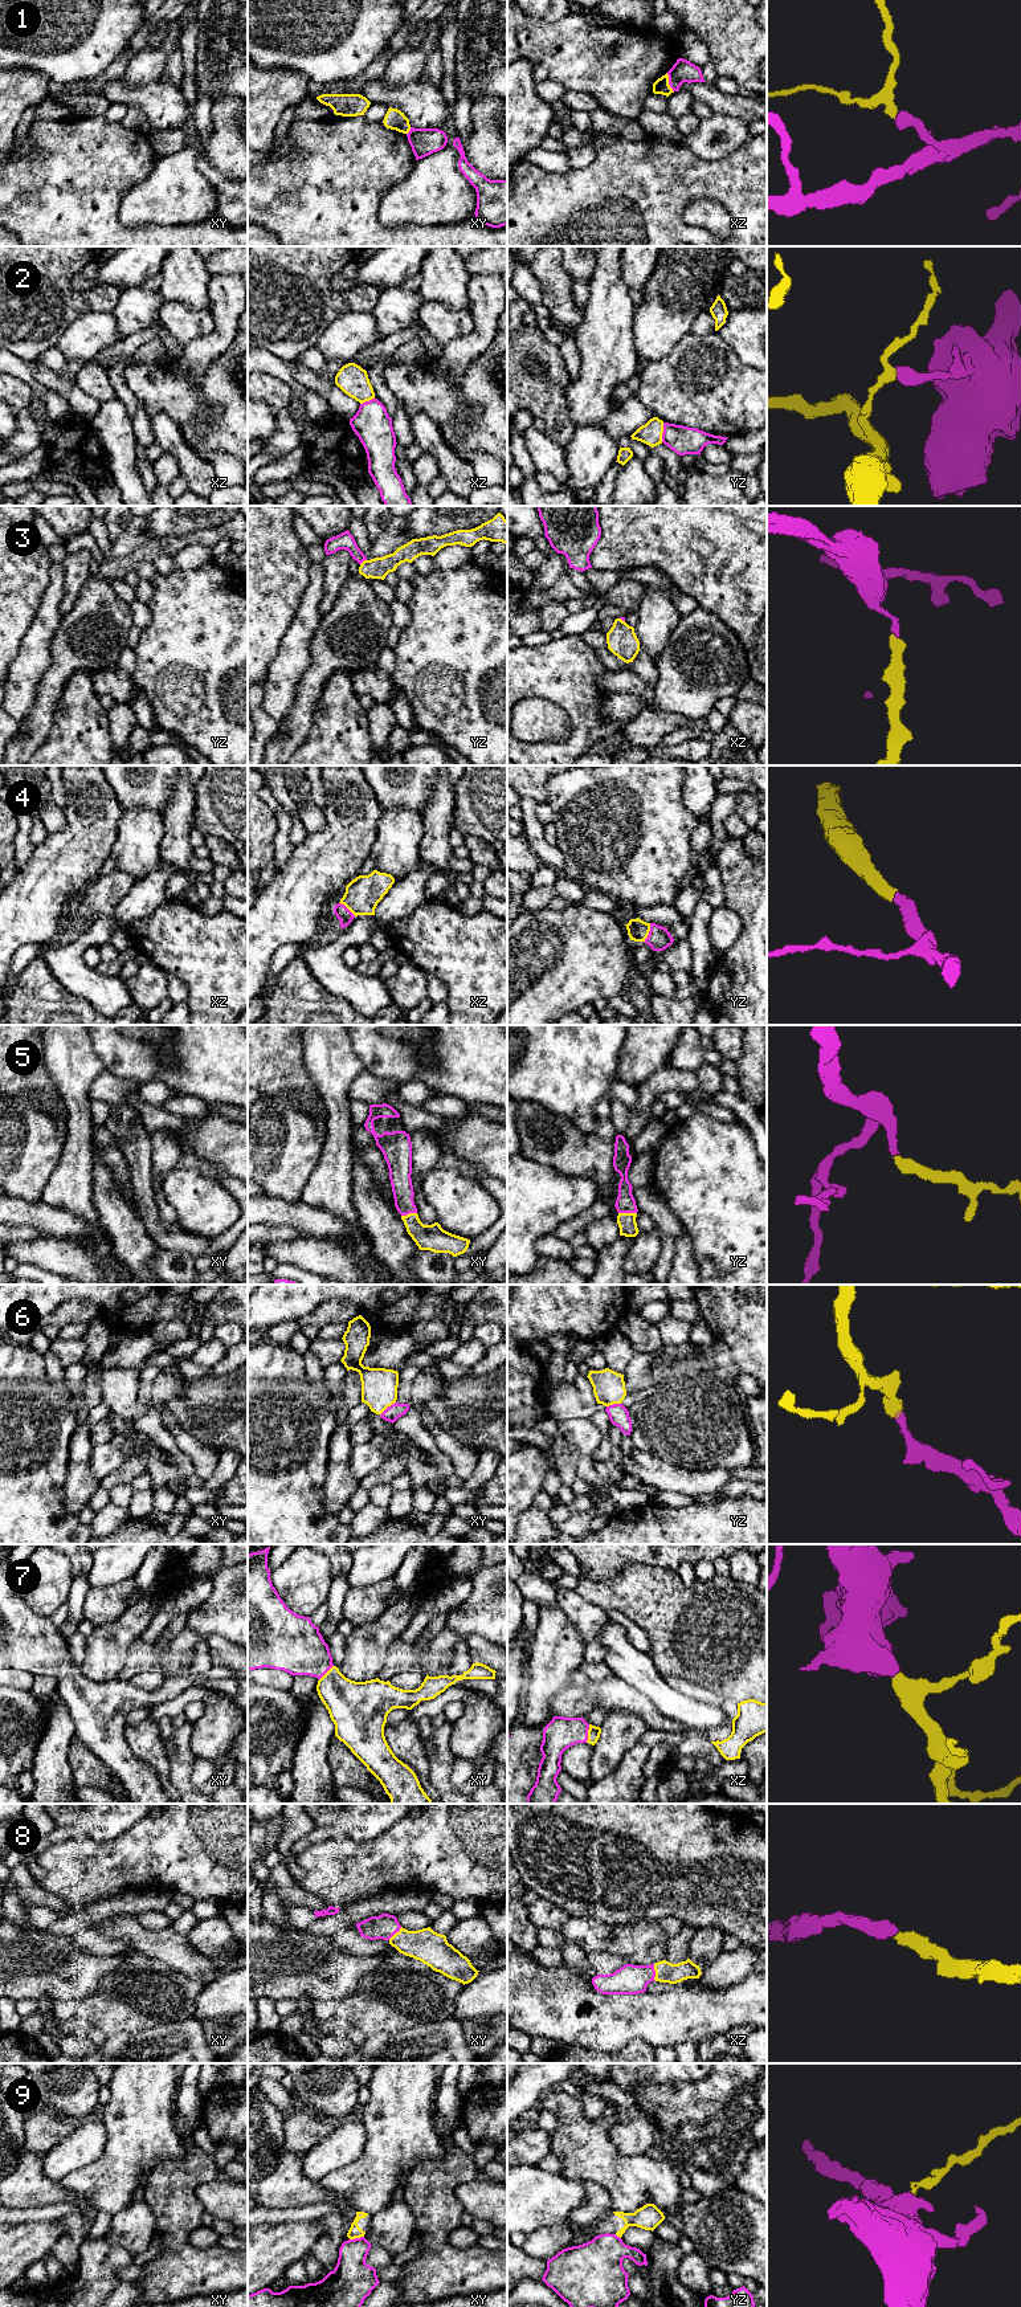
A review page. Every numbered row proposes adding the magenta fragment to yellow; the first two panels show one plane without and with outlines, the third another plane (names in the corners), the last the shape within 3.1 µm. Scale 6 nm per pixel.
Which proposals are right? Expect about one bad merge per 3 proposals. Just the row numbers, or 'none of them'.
4, 5, 6, 7, 8

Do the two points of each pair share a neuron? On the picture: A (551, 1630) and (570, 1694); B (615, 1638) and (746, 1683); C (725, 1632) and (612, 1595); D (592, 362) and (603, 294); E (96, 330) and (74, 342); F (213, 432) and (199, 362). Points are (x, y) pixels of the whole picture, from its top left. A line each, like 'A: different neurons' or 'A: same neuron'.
A: different neurons
B: different neurons
C: same neuron
D: same neuron
E: same neuron
F: different neurons

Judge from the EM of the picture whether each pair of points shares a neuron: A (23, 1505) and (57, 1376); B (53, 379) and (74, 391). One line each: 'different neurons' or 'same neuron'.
A: different neurons
B: same neuron

